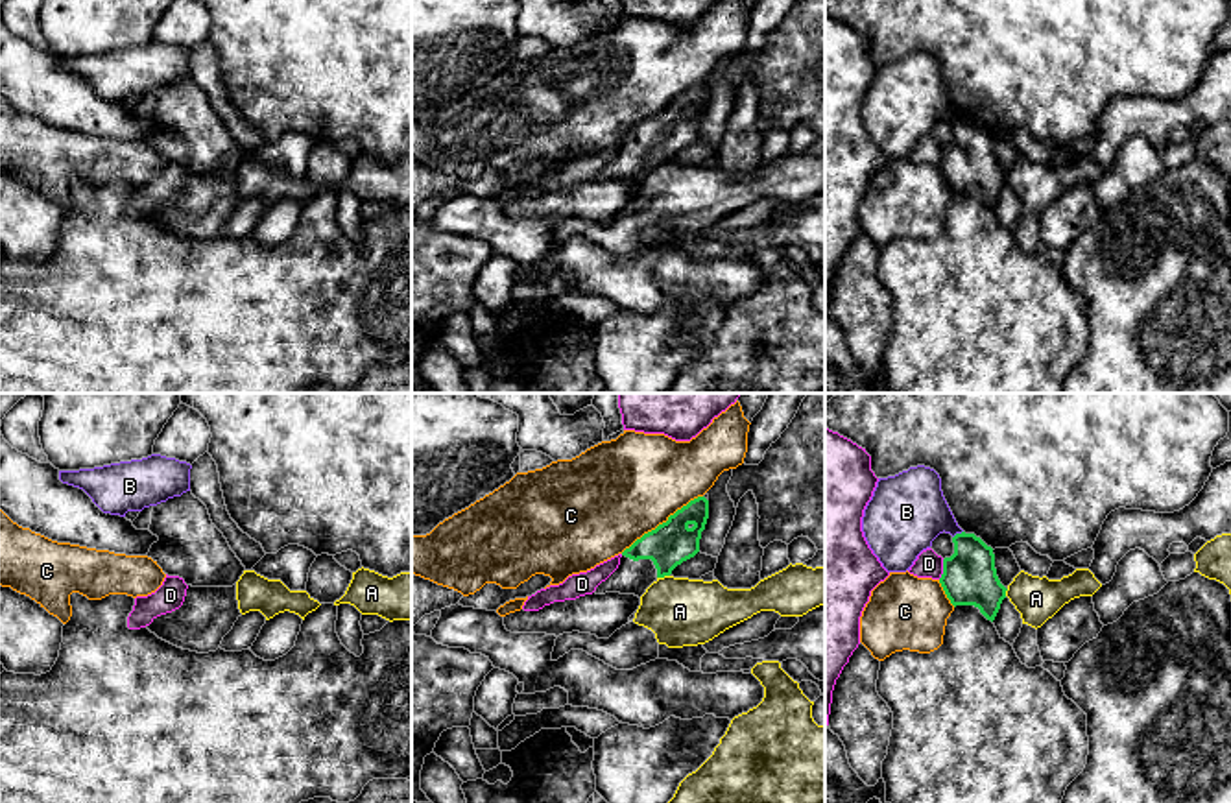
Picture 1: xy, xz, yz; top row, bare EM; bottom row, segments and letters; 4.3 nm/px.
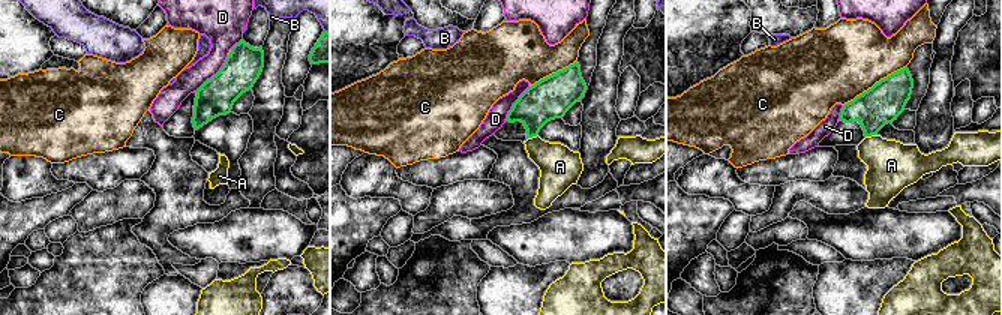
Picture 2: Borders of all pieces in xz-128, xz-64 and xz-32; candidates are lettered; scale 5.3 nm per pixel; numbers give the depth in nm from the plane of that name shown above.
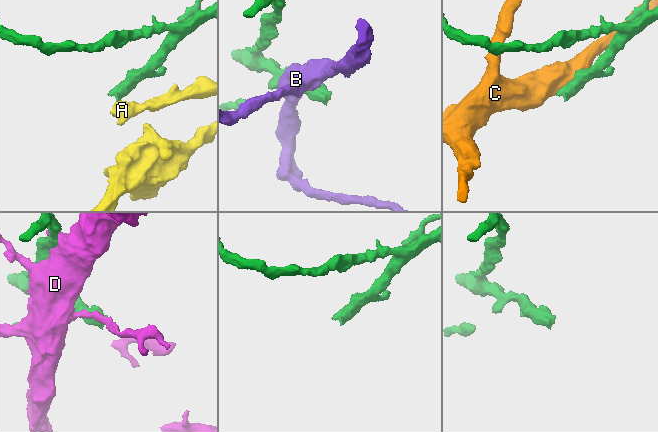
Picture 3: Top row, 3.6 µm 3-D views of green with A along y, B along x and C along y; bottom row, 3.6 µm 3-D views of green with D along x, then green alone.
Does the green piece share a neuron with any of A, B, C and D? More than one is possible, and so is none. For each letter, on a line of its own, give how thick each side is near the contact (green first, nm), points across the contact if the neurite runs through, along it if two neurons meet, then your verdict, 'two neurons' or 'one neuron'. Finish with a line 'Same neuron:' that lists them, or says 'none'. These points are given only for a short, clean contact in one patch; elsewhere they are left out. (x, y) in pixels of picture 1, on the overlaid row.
A: 190 nm thick on the green side, 300 nm on the other; border along xz (669, 575), (657, 578); two neurons
B: 240 nm thick on the green side, 340 nm on the other; two neurons
C: 190 nm thick on the green side, 440 nm on the other; two neurons
D: 240 nm thick on the green side, 110 nm on the other; two neurons
Same neuron: none

